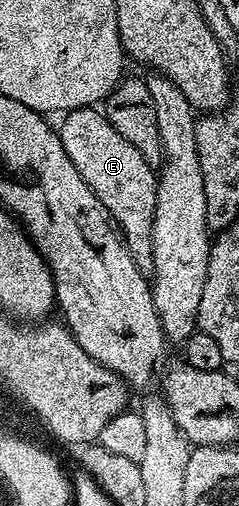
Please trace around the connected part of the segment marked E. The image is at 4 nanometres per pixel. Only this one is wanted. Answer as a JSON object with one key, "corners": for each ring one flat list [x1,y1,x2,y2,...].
{"corners":[[84,106,67,111,62,119,64,123,58,126,58,133,62,148,66,148,66,156,70,156,70,164,78,168,78,176,86,180,94,196,98,196,100,203,108,209,135,262,141,268,151,267,157,171,142,156,142,152,126,140,126,136,118,136,99,109]]}

